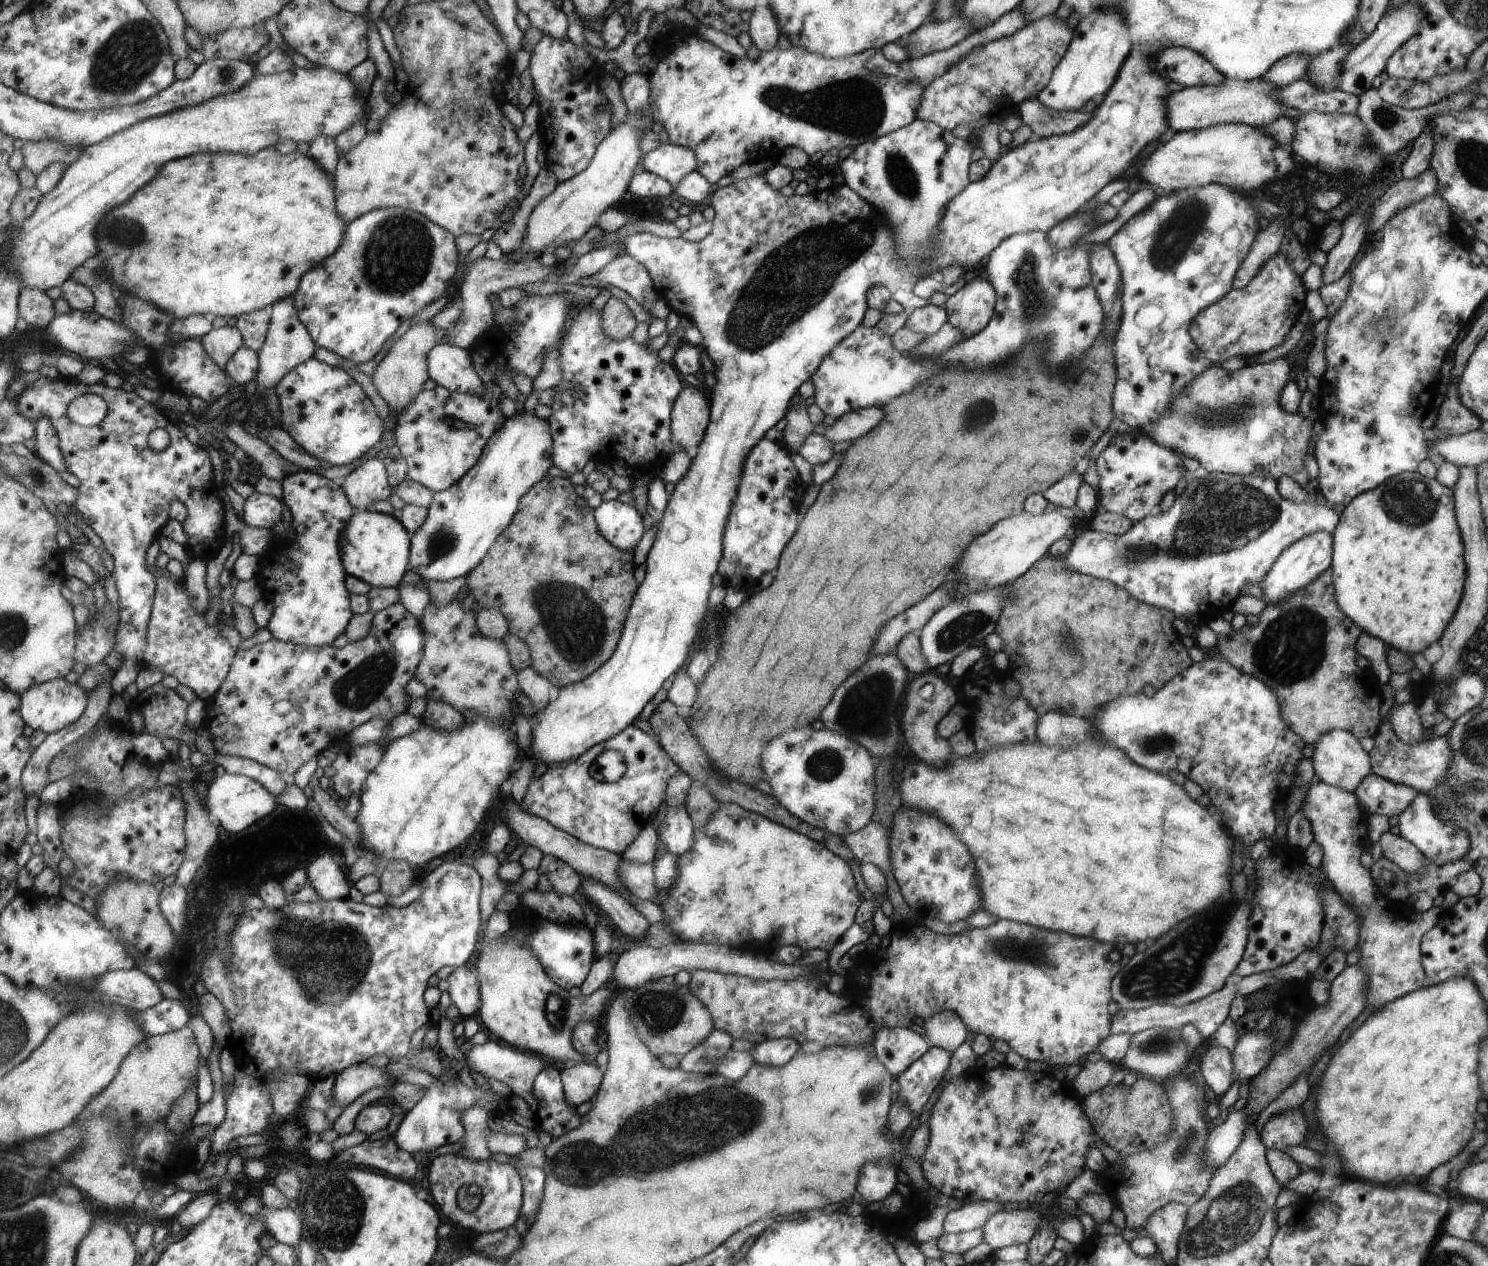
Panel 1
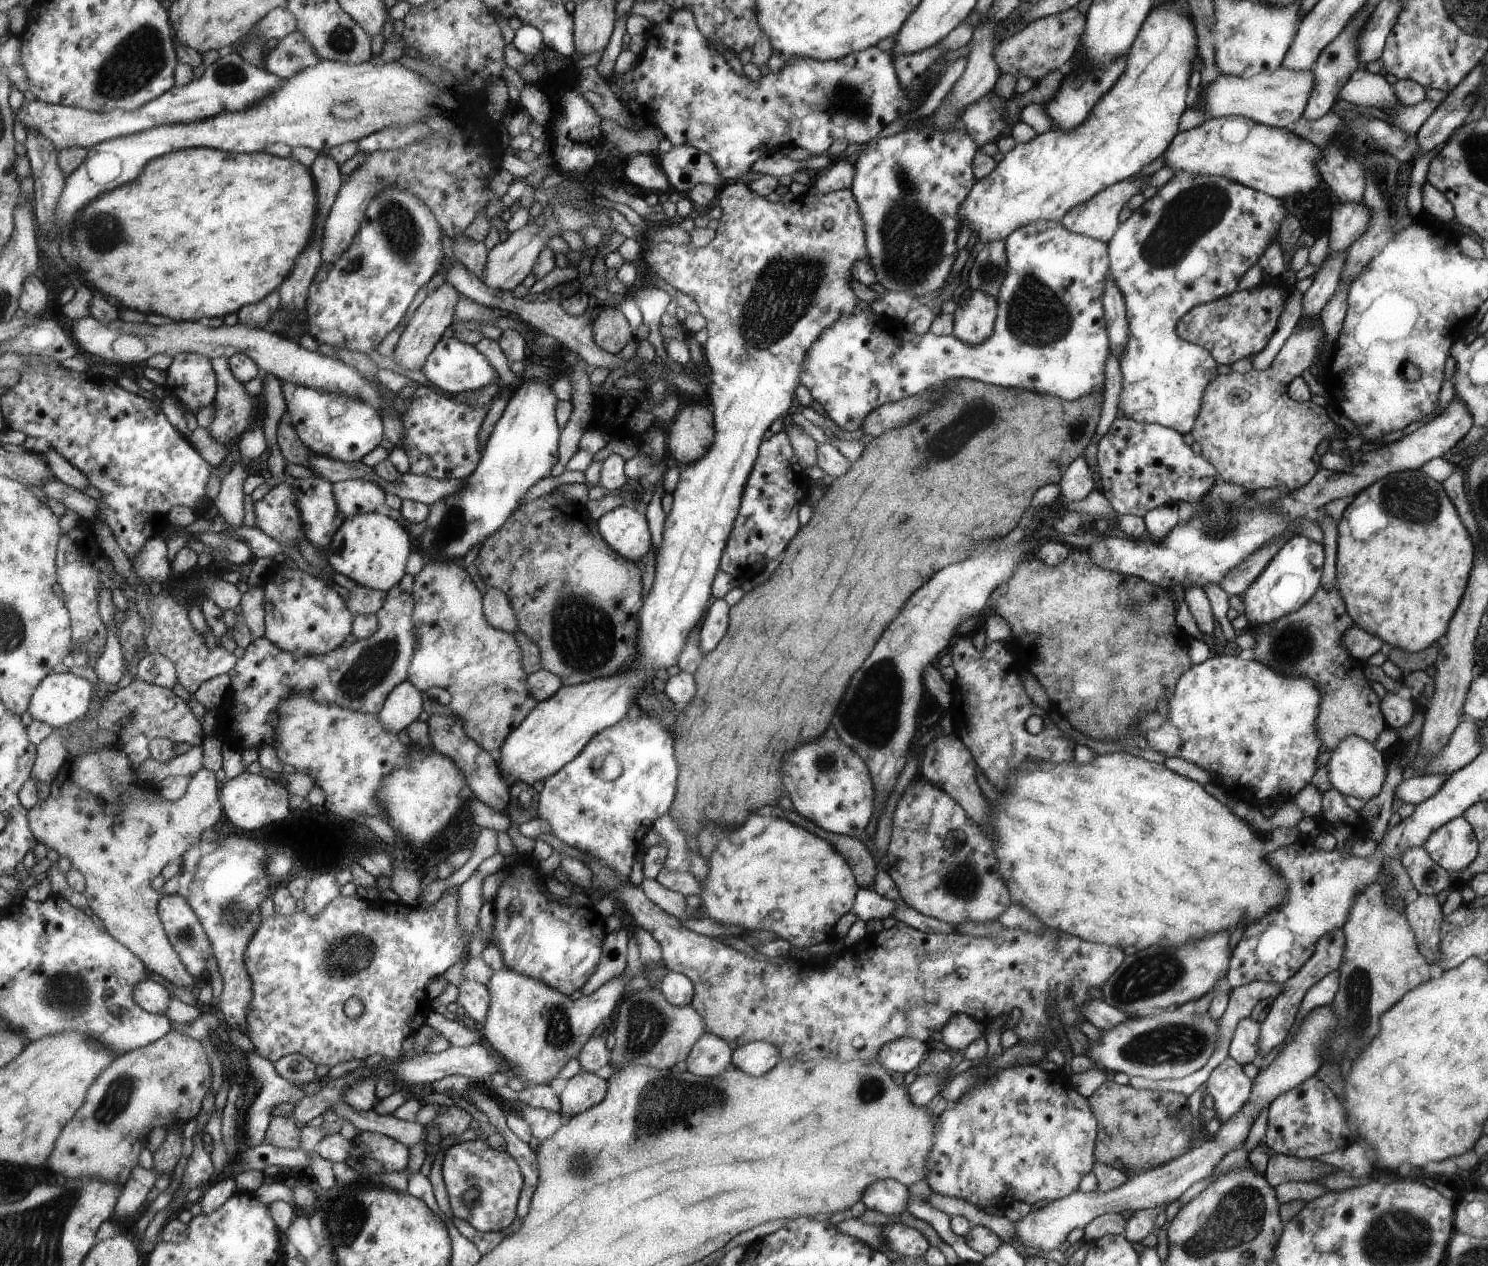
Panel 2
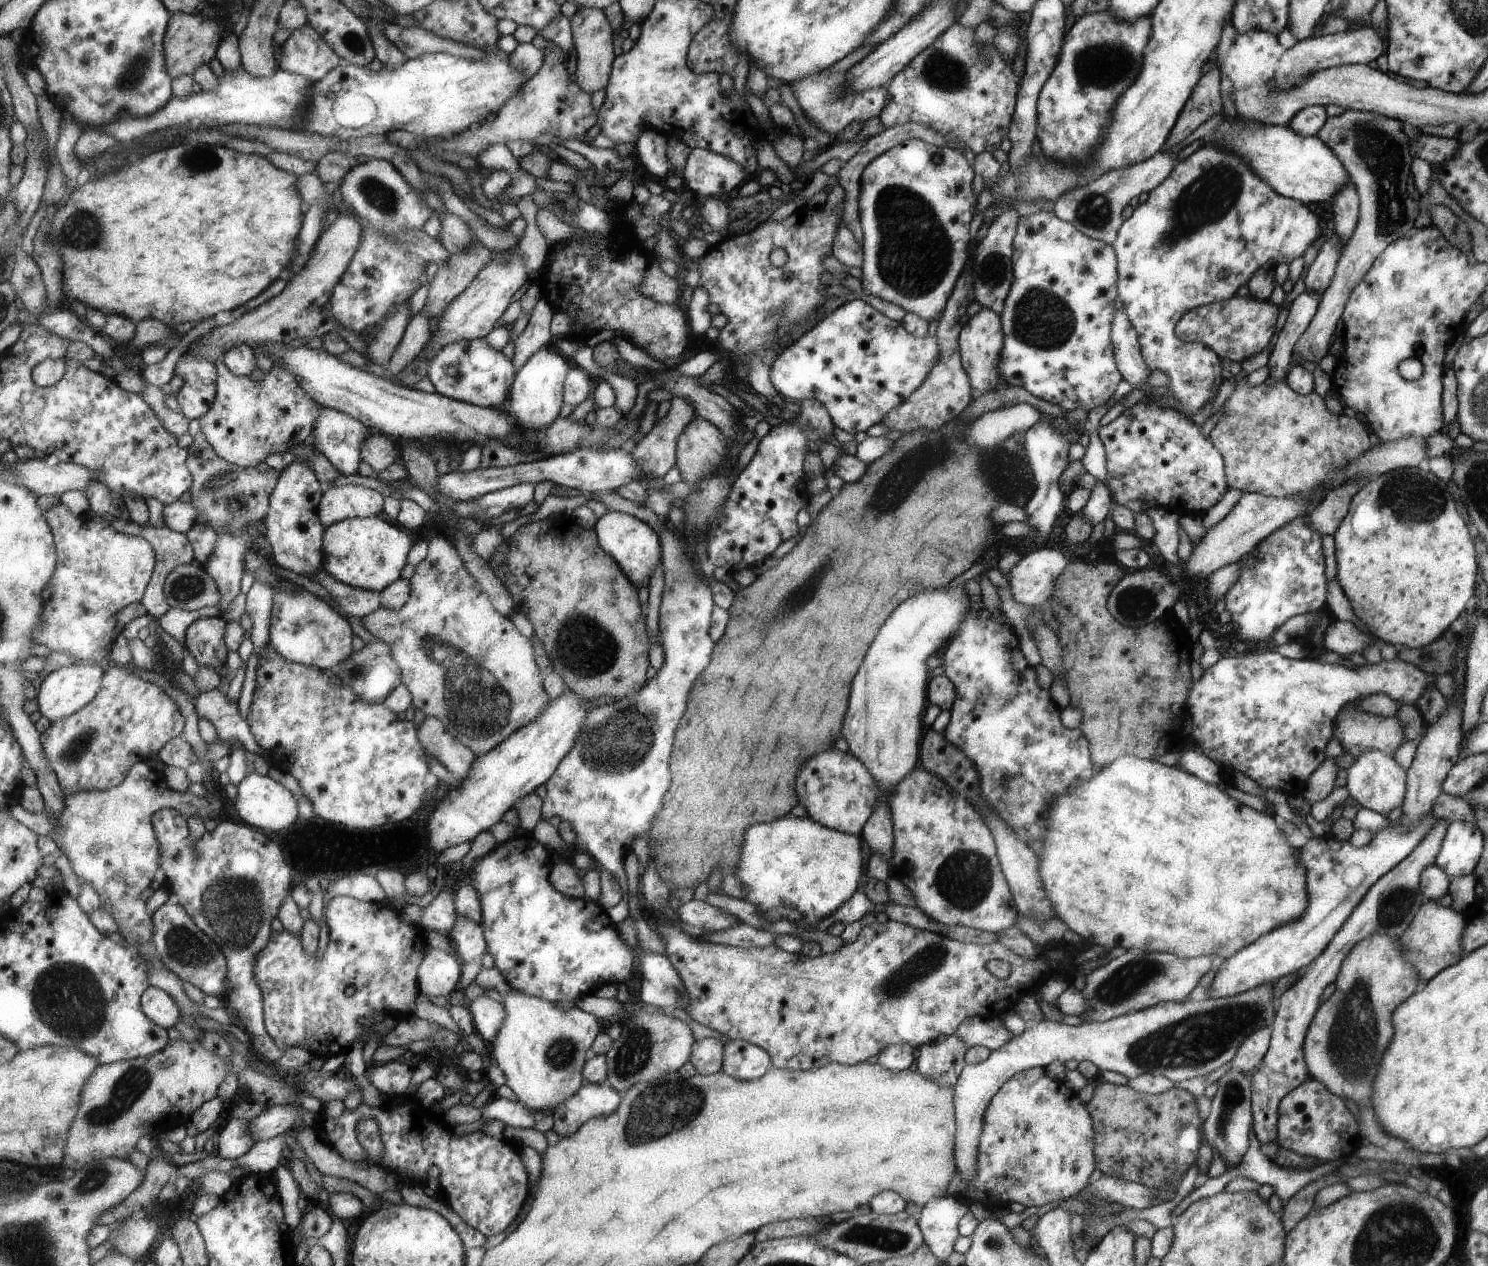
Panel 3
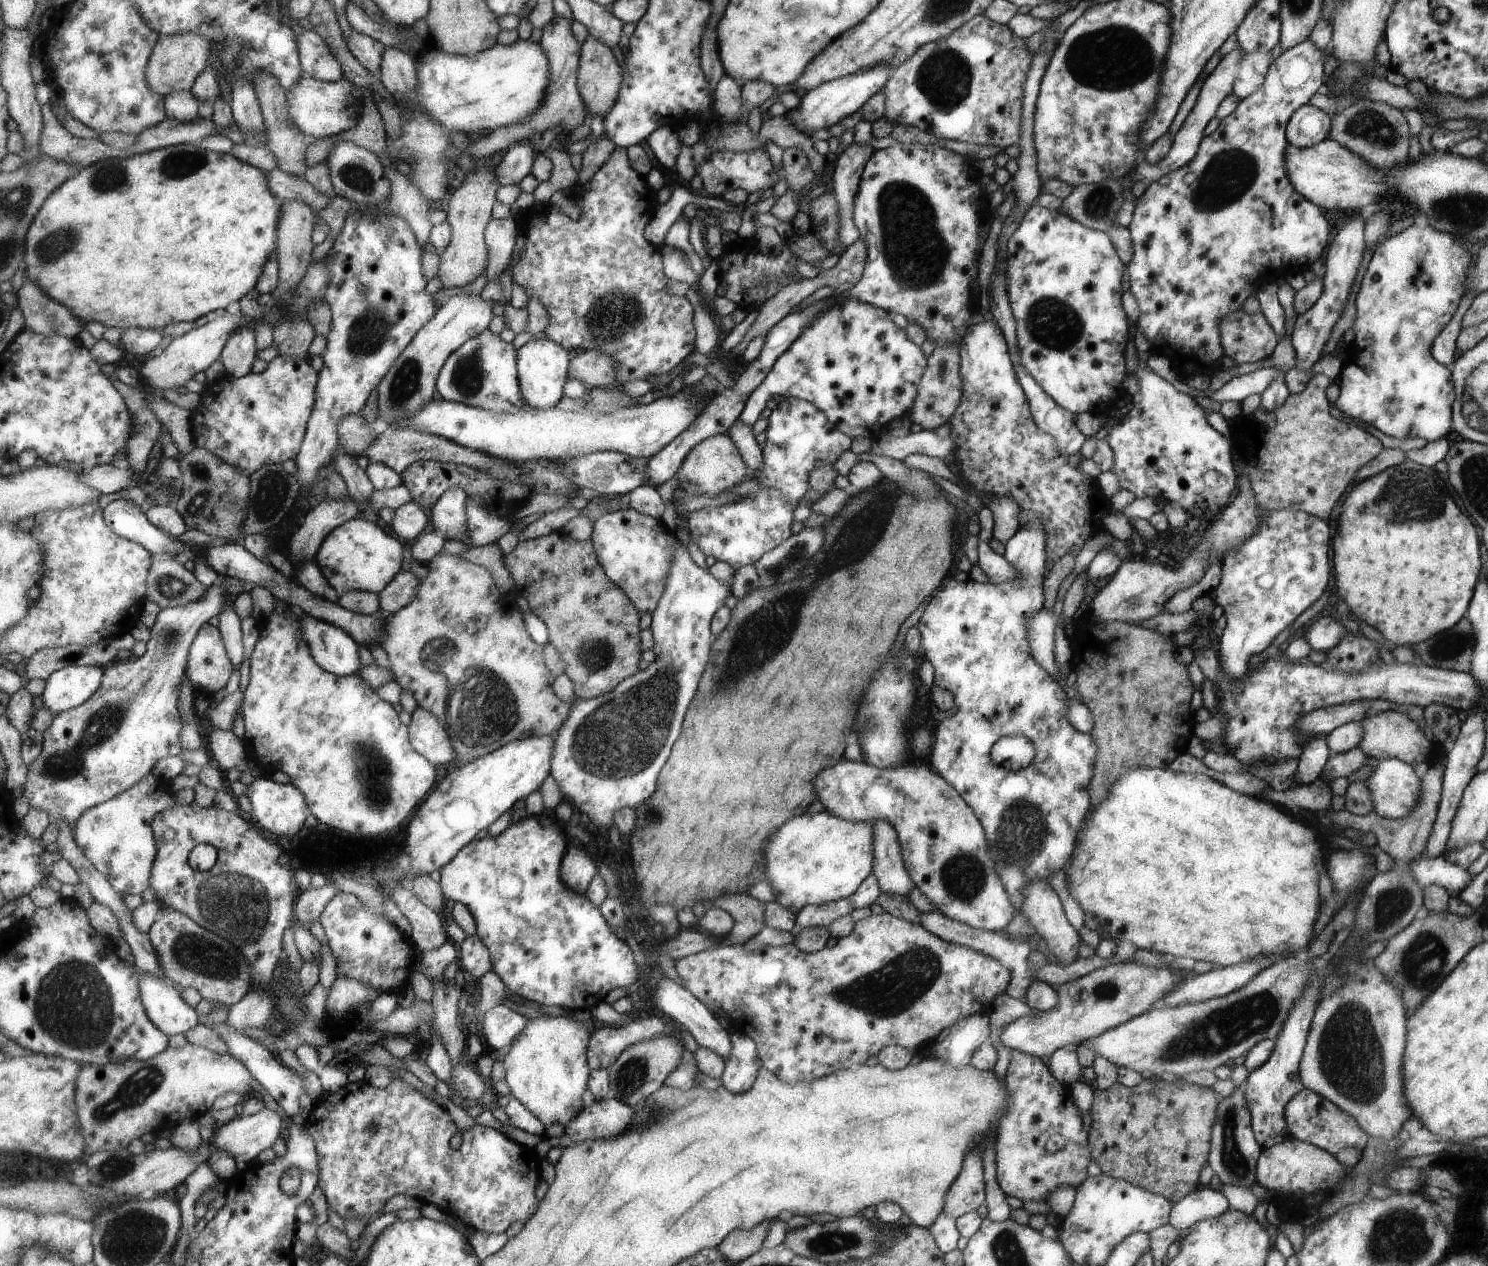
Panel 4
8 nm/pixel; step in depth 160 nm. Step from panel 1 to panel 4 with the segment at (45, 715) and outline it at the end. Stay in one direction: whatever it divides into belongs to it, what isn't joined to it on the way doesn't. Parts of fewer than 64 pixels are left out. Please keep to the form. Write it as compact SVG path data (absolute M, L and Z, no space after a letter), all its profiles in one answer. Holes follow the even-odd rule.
M82 665L56 671L47 681L41 697L44 707L56 716L88 702L104 683L105 668Z

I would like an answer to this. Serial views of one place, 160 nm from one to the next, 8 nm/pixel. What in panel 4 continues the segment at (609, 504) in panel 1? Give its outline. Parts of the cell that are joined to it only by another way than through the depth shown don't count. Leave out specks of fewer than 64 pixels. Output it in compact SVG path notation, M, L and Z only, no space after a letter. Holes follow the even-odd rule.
M633 508L609 512L601 516L594 524L592 540L607 576L627 592L629 599L642 614L649 610L654 612L660 604L661 596L664 596L667 578L669 578L669 568L671 568L671 560L673 559L670 532L660 519L641 514Z

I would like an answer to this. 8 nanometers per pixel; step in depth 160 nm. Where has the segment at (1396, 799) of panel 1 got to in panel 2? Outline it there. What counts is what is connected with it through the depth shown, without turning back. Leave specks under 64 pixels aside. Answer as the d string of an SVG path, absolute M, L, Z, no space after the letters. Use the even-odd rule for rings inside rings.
M1407 774L1394 788L1394 795L1403 803L1417 804L1439 791L1448 778L1447 775Z

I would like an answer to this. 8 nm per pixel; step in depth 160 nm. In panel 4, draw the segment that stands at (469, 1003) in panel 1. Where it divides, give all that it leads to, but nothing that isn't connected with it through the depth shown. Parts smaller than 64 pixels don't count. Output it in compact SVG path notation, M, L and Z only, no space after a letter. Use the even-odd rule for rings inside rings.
M497 1005L484 1014L483 1034L490 1049L509 1051L517 1036L527 1028L529 1019L509 1006Z

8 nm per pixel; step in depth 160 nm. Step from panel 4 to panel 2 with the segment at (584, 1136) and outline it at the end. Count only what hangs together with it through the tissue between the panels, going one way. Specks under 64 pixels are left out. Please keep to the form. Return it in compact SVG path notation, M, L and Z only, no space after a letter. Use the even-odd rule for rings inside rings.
M585 1070L568 1079L559 1095L560 1113L563 1118L571 1120L603 1103L609 1092L609 1085L609 1080Z

